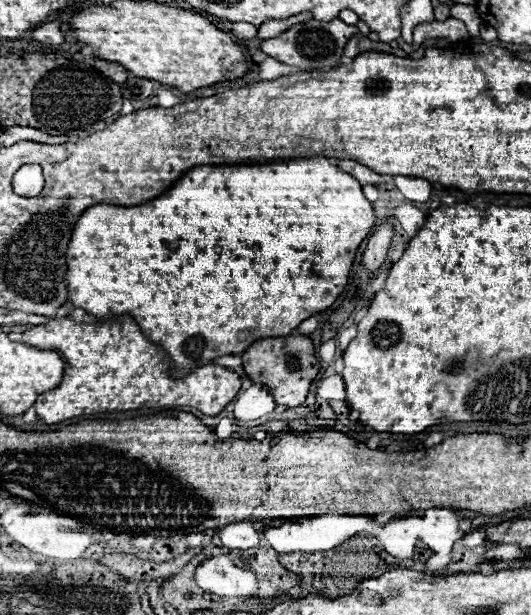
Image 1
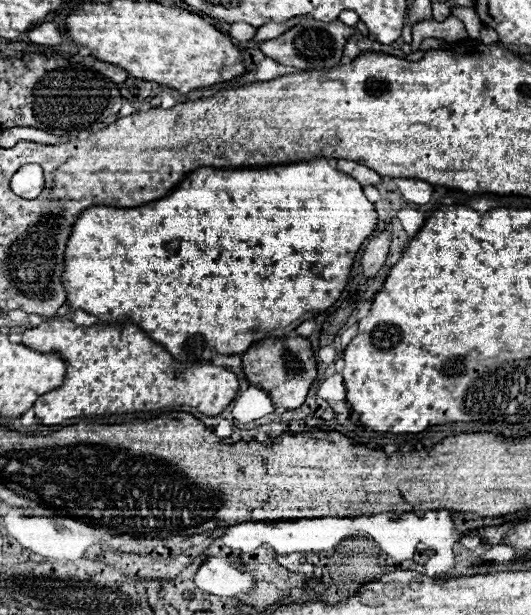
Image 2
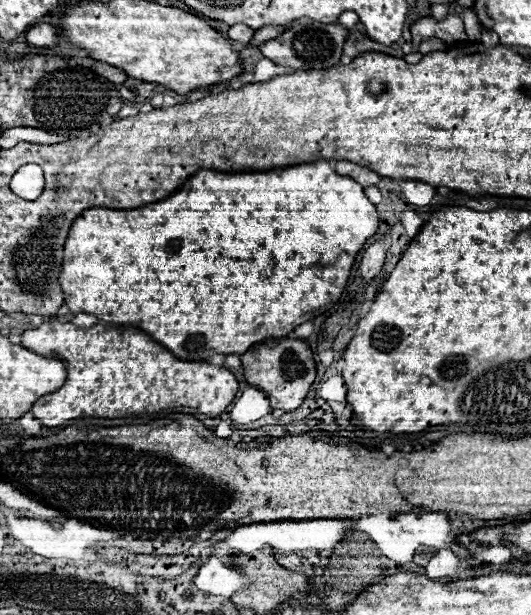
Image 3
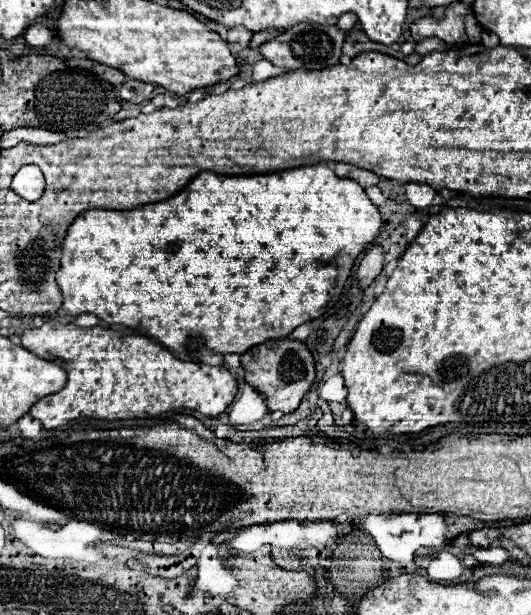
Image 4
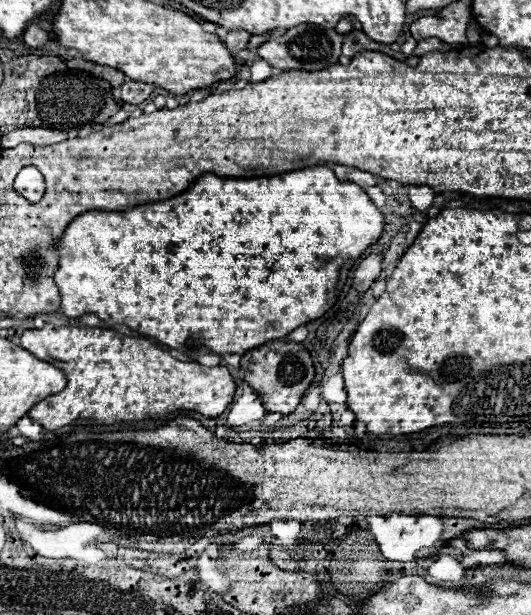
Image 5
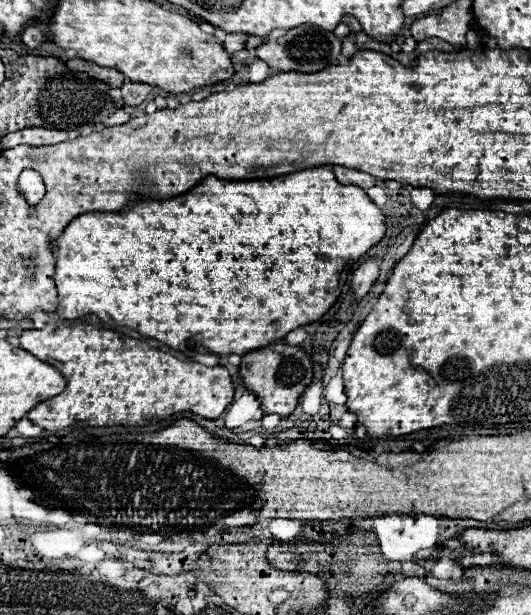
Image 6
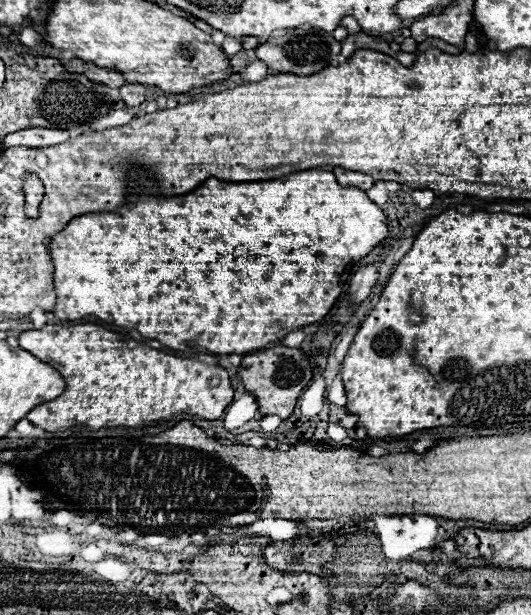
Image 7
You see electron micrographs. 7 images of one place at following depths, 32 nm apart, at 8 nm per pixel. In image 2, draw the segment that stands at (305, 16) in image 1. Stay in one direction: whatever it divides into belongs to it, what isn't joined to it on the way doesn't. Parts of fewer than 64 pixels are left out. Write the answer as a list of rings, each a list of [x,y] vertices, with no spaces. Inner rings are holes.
[[[300,16],[300,18],[290,18],[290,20],[286,20],[286,22],[268,22],[268,24],[264,24],[262,28],[258,28],[258,32],[256,32],[256,42],[264,42],[264,40],[272,40],[272,38],[278,38],[280,34],[284,34],[286,30],[290,30],[292,26],[296,26],[296,24],[300,24],[304,18],[308,18],[308,16]]]

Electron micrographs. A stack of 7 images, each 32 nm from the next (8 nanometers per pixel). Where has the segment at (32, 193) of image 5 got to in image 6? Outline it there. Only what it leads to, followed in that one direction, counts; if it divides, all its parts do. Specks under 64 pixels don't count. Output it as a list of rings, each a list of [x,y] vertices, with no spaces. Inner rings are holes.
[[[24,170],[24,172],[18,176],[18,190],[20,190],[20,194],[28,200],[28,204],[34,206],[34,204],[38,204],[44,197],[45,185],[38,172],[34,172],[34,170]]]

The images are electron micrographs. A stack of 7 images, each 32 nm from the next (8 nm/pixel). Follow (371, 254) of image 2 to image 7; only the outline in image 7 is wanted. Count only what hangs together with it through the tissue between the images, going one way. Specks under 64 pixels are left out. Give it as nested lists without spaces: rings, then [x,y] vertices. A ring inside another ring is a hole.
[[[366,264],[352,276],[352,280],[350,280],[350,300],[352,300],[354,306],[358,306],[362,300],[368,298],[376,280],[378,280],[378,264]]]

